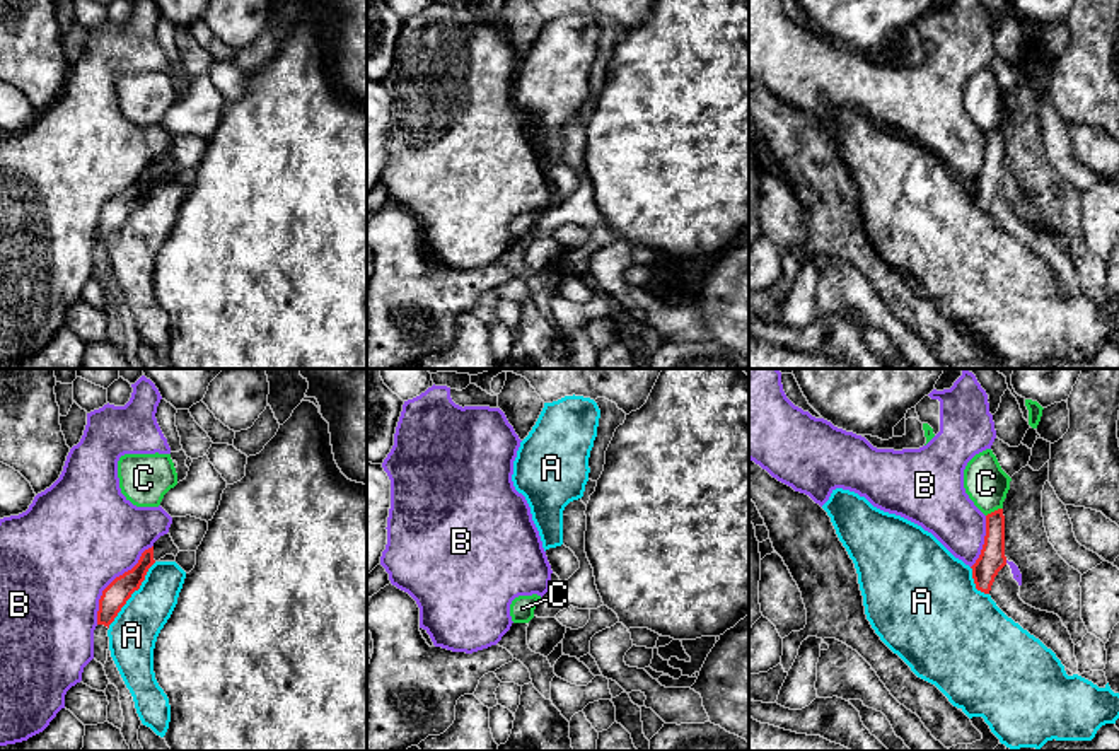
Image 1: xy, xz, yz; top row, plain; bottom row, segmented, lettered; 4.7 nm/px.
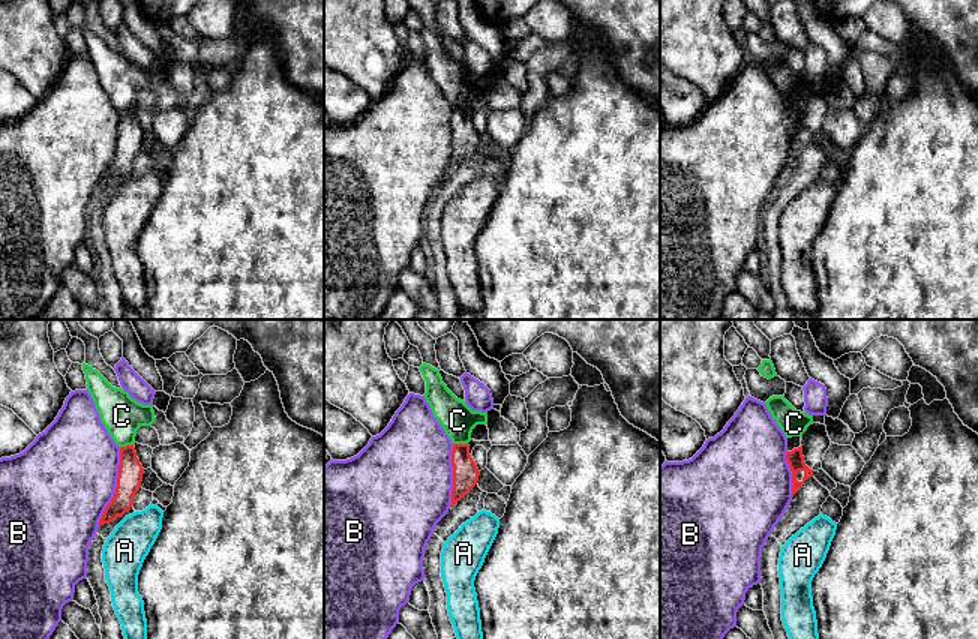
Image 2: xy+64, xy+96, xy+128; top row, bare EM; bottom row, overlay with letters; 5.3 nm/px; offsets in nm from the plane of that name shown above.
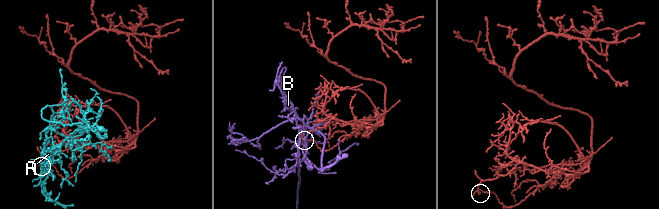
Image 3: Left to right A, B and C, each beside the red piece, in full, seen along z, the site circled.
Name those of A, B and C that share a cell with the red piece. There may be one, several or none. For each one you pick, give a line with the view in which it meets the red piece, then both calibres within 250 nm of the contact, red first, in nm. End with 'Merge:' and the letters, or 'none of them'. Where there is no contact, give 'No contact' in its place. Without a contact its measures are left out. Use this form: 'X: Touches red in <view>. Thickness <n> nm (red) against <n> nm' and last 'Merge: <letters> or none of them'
Merge: none of them

